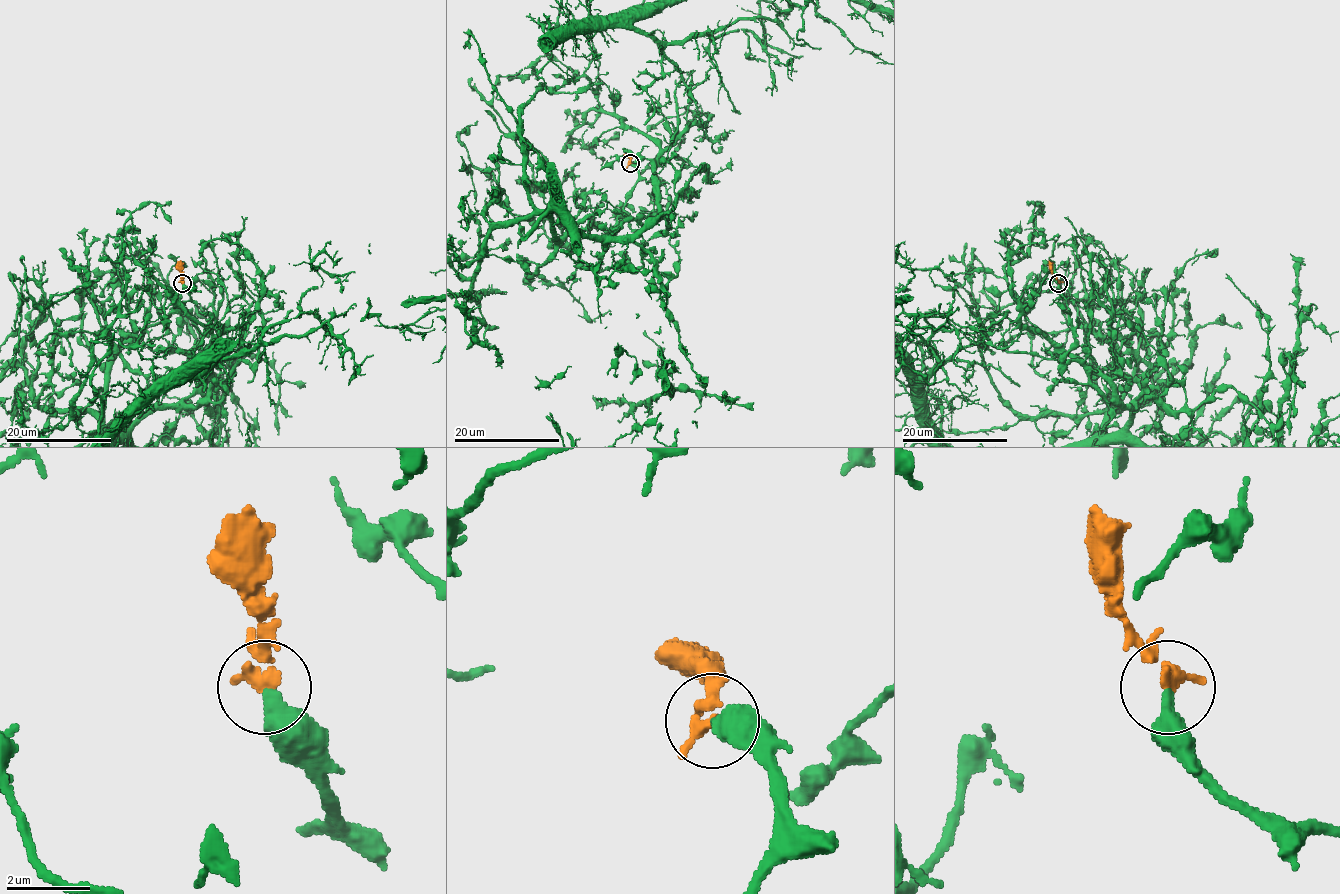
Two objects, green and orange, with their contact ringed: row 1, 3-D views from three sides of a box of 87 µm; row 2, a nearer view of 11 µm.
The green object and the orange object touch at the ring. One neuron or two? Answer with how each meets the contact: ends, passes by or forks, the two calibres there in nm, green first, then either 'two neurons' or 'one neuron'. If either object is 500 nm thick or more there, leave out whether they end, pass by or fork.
green ends | orange ends | 360/320 nm | one neuron

